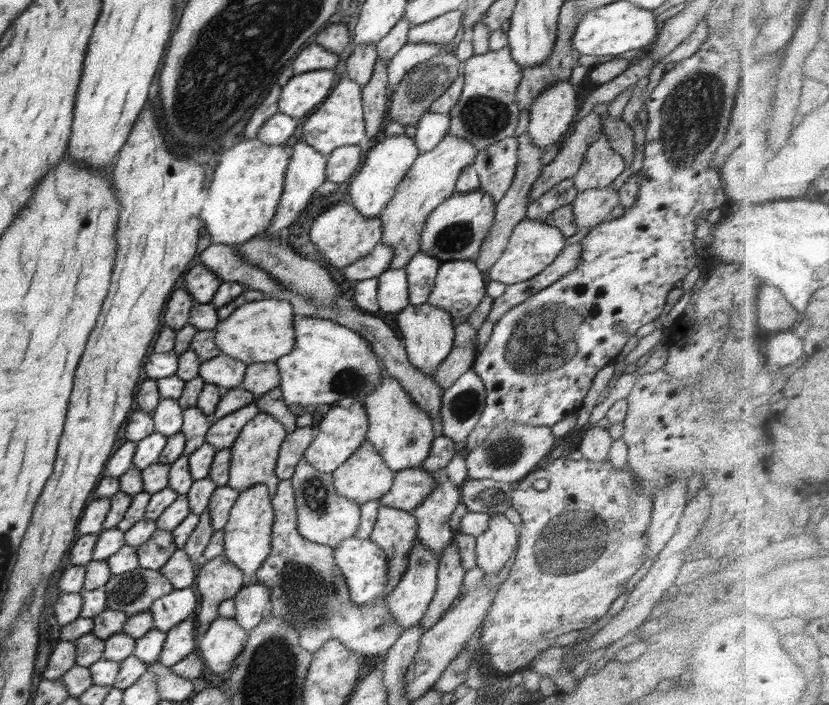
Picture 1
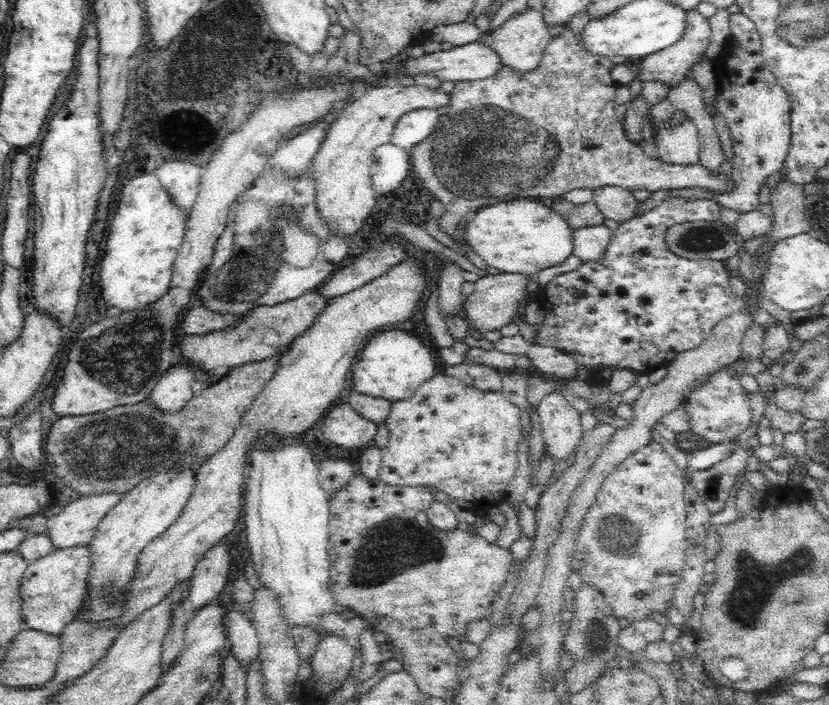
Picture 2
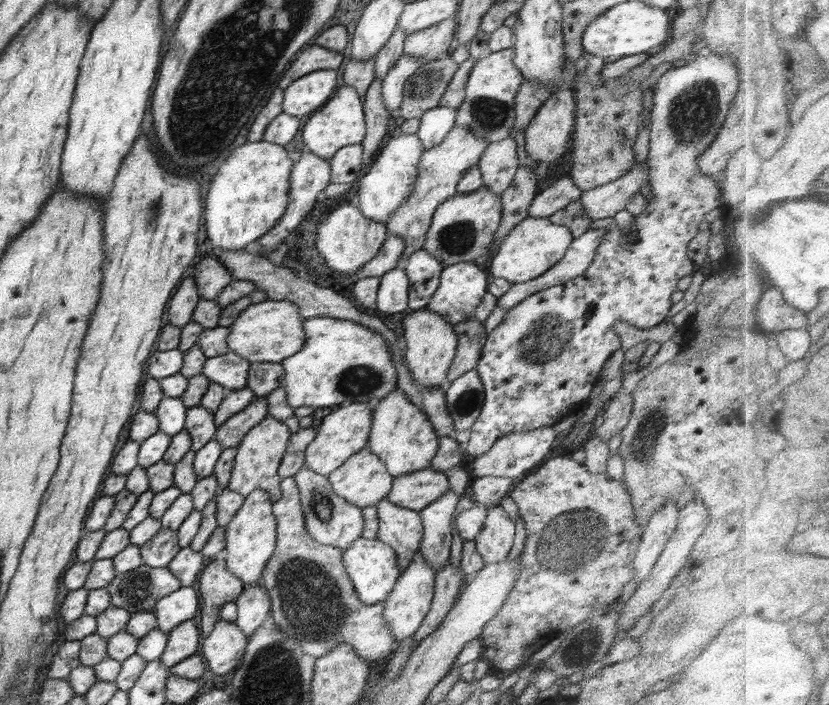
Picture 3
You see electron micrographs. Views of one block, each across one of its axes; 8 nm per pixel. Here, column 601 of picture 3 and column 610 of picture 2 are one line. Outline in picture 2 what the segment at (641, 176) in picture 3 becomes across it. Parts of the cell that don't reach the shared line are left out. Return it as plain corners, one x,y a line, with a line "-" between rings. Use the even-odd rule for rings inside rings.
606,186
594,191
594,203
600,213
610,220
624,223
640,216
637,209
639,201
628,189

